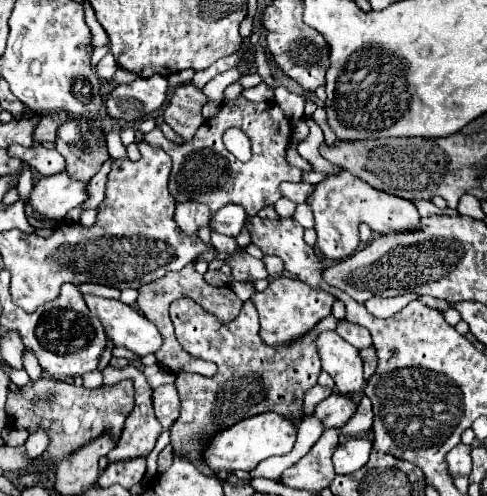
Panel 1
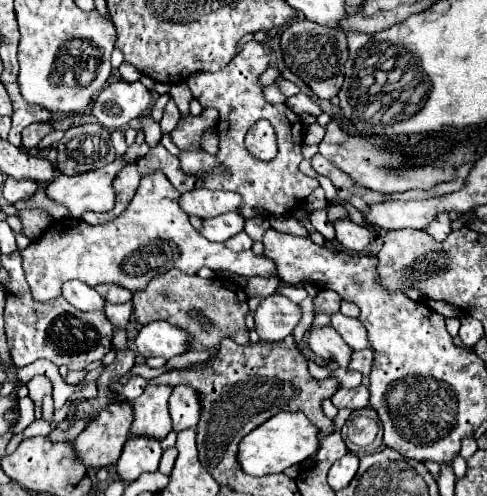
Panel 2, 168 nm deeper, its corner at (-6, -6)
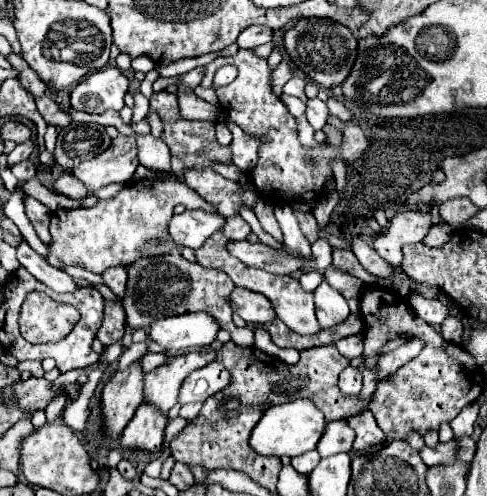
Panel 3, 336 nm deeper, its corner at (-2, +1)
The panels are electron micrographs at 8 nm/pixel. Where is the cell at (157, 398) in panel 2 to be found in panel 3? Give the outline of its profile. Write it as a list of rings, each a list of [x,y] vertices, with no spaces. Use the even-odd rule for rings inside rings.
[[[214,350],[206,352],[190,352],[184,356],[176,356],[170,364],[164,364],[150,374],[144,376],[144,402],[154,404],[162,414],[176,404],[176,396],[182,380],[196,368],[202,368],[214,360]]]

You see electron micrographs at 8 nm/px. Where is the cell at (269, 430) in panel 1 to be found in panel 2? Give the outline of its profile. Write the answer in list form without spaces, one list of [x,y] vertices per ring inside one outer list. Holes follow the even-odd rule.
[[[300,411],[278,413],[272,419],[268,419],[266,423],[262,423],[260,427],[256,427],[256,431],[252,431],[248,437],[242,439],[240,451],[238,451],[238,461],[240,461],[242,469],[254,477],[282,473],[286,467],[298,465],[318,451],[318,433],[320,433],[320,429],[316,425],[312,425],[312,421]]]

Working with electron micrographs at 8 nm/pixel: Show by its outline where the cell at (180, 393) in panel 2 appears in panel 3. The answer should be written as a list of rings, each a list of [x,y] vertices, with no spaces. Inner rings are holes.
[[[212,362],[204,368],[198,368],[184,378],[178,394],[178,404],[184,406],[190,402],[204,402],[208,396],[228,386],[228,382],[230,374],[220,362]]]

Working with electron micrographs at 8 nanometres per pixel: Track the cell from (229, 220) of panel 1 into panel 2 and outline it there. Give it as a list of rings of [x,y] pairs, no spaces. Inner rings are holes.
[[[224,213],[224,215],[218,215],[214,219],[204,219],[200,235],[212,243],[224,243],[230,237],[234,237],[236,233],[240,233],[242,229],[244,229],[242,215]]]

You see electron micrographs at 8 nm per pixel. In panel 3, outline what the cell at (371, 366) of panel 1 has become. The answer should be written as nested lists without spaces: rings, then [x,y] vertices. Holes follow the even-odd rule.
[[[348,336],[346,340],[336,342],[336,348],[344,358],[360,358],[362,356],[362,336]]]

